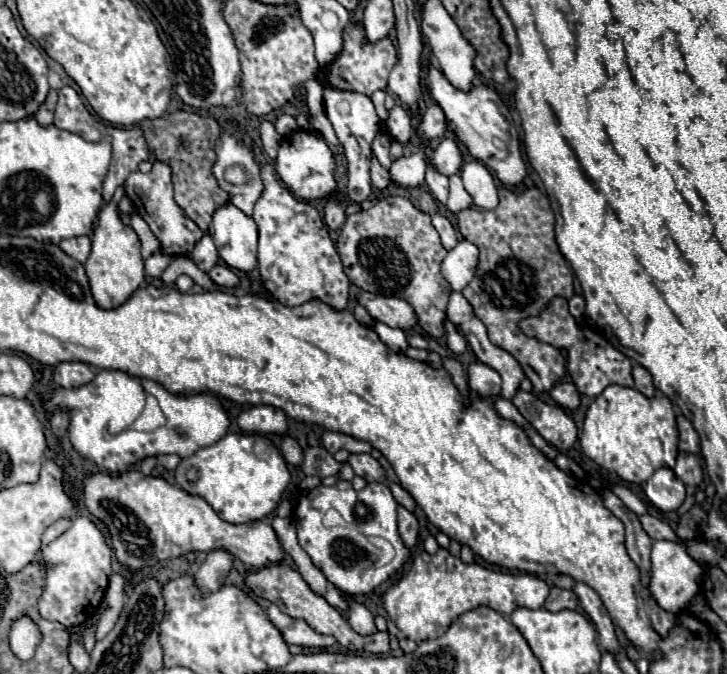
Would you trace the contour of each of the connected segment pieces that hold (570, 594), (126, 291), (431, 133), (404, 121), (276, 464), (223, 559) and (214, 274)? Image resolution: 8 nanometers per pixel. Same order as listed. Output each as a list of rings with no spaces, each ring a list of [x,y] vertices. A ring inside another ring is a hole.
[[[552,587],[544,607],[546,607],[548,611],[576,609],[576,607],[578,607],[578,597],[576,597],[574,591],[566,591],[566,589],[560,589],[560,587]]]
[[[118,187],[112,201],[100,209],[98,225],[92,233],[92,251],[84,263],[92,295],[100,307],[116,307],[116,303],[124,303],[124,299],[128,299],[128,295],[132,295],[132,291],[136,291],[136,287],[140,287],[144,281],[140,239],[136,231],[128,227],[118,215],[118,202],[125,194],[125,187]]]
[[[430,105],[422,117],[420,117],[420,125],[418,131],[424,139],[436,139],[436,137],[444,137],[448,131],[448,119],[444,115],[444,111],[438,105]]]
[[[396,105],[388,111],[388,119],[382,121],[380,129],[388,133],[392,139],[396,139],[398,143],[406,145],[412,137],[412,119],[400,105]]]
[[[226,433],[218,443],[204,447],[190,457],[184,457],[174,471],[174,479],[176,485],[186,493],[206,499],[220,515],[220,519],[228,523],[248,523],[248,519],[262,519],[276,509],[282,493],[290,483],[290,471],[282,453],[268,437],[256,433]]]
[[[226,549],[210,551],[206,561],[200,565],[196,573],[196,585],[200,587],[200,591],[212,593],[220,589],[220,585],[224,583],[224,577],[232,569],[232,563],[234,563],[234,555],[230,551]]]
[[[216,265],[212,271],[210,271],[210,277],[214,283],[222,285],[222,287],[236,287],[240,281],[238,277],[234,275],[234,271],[226,265]]]

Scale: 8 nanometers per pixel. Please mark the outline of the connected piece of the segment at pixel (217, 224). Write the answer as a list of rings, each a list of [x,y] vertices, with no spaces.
[[[228,203],[216,209],[212,227],[220,259],[224,259],[232,269],[252,271],[256,267],[258,245],[258,227],[254,219]]]

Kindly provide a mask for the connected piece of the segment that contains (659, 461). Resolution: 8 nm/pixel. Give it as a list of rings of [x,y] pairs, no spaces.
[[[608,385],[586,411],[580,445],[584,455],[600,467],[614,471],[620,479],[628,483],[644,483],[656,469],[672,467],[676,461],[678,429],[672,401],[666,395],[648,399],[636,389]]]

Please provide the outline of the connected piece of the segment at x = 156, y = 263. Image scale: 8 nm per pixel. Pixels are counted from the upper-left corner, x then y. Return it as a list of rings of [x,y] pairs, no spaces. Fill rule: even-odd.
[[[160,253],[150,255],[150,257],[146,259],[146,273],[148,273],[150,277],[160,277],[160,275],[164,273],[164,269],[170,265],[170,261],[172,261],[172,257],[164,259],[164,255],[160,255]]]

